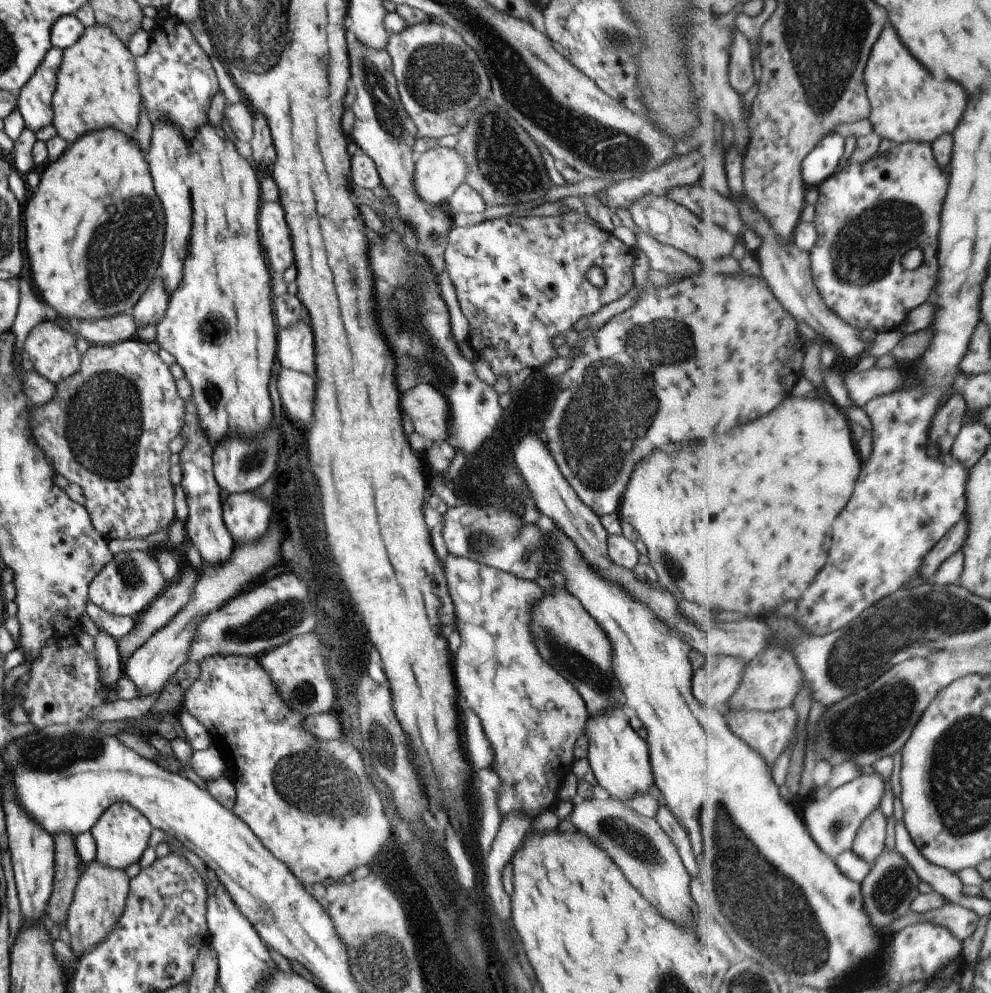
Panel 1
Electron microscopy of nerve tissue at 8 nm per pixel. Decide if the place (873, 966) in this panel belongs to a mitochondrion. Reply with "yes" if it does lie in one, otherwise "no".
no

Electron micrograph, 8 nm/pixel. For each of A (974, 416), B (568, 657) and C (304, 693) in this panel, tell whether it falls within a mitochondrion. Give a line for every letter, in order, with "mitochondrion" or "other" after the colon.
A: other
B: mitochondrion
C: mitochondrion

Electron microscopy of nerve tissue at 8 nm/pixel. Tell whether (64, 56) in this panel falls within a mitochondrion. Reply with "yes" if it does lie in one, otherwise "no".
no

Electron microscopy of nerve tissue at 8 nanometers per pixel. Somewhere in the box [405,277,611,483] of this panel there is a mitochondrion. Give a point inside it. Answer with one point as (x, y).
(527, 409)

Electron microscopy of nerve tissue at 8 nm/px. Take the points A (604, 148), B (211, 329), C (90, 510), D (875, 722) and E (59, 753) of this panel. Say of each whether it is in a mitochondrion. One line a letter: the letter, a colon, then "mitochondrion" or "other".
A: mitochondrion
B: mitochondrion
C: other
D: mitochondrion
E: mitochondrion

